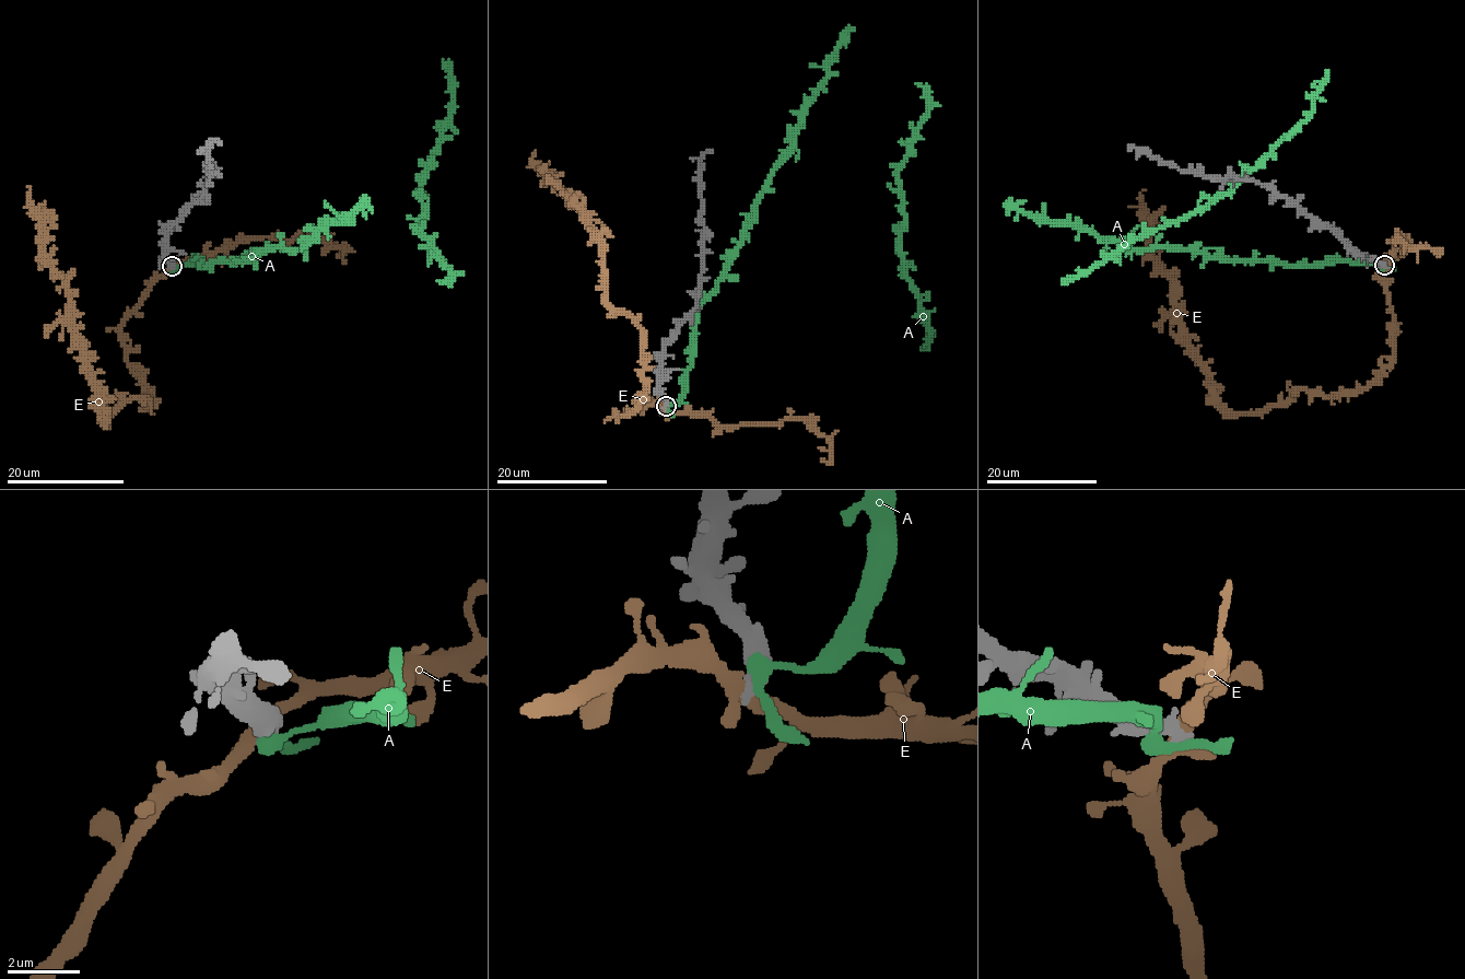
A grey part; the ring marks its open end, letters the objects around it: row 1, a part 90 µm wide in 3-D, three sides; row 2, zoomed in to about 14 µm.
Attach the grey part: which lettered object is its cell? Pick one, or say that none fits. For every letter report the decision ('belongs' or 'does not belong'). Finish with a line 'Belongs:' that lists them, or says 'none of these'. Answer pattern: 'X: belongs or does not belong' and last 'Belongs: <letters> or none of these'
A: does not belong
E: does not belong
Belongs: none of these

